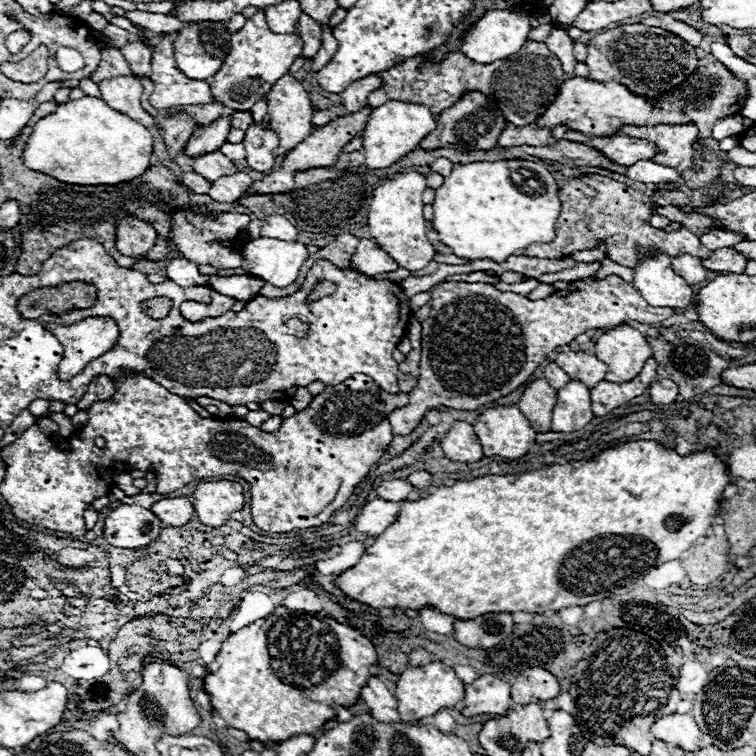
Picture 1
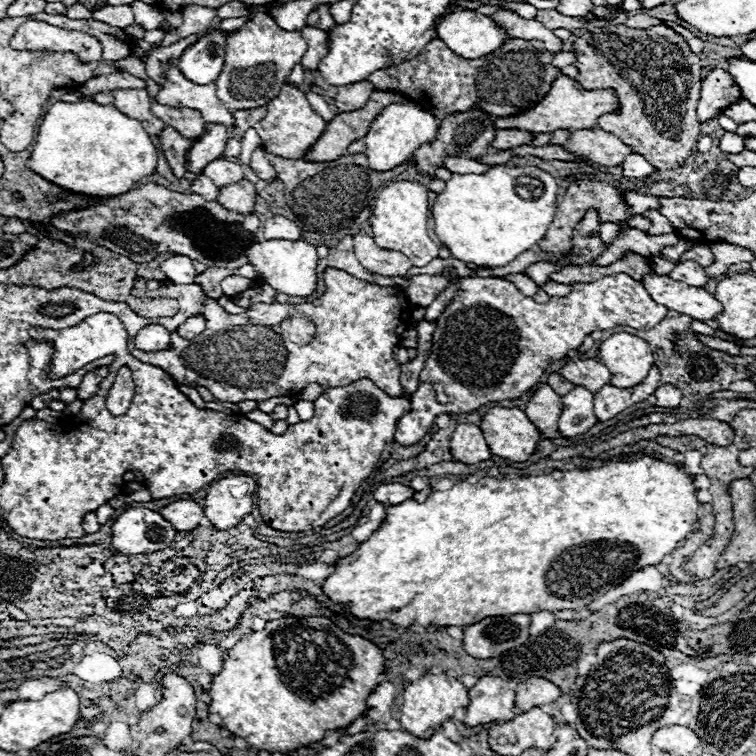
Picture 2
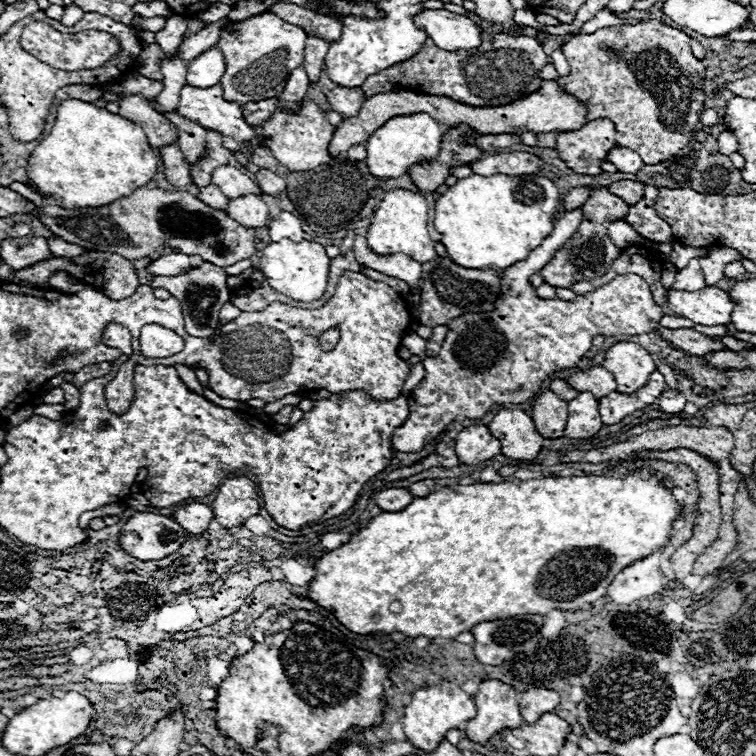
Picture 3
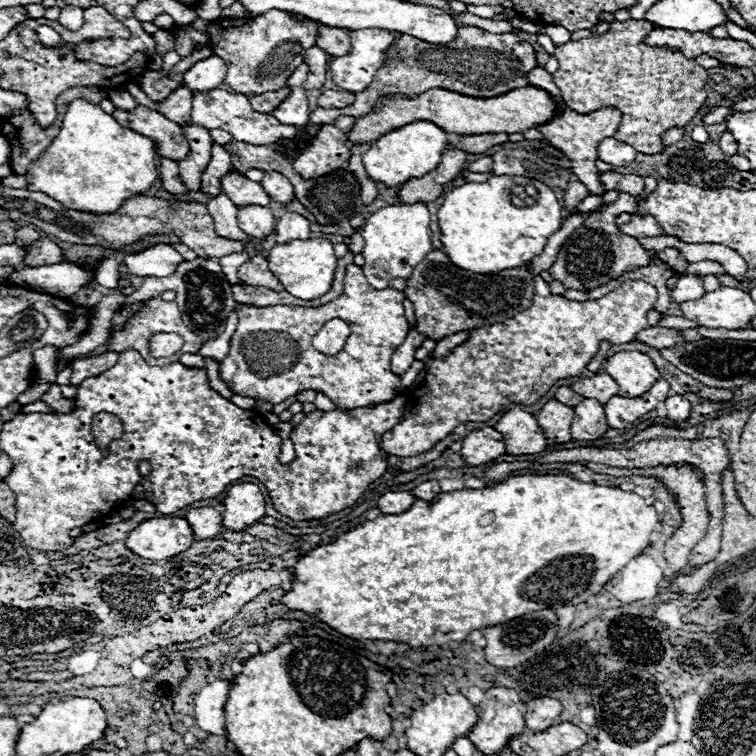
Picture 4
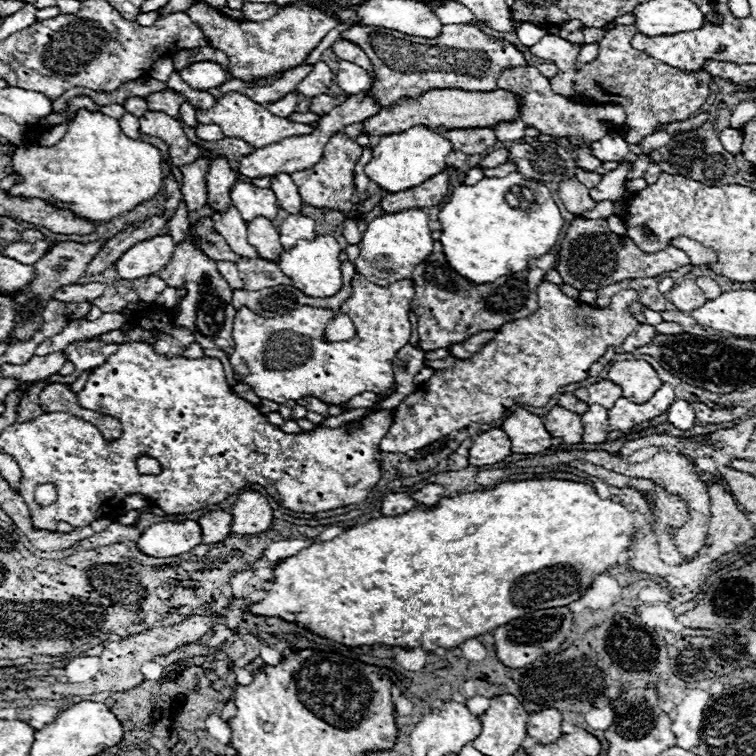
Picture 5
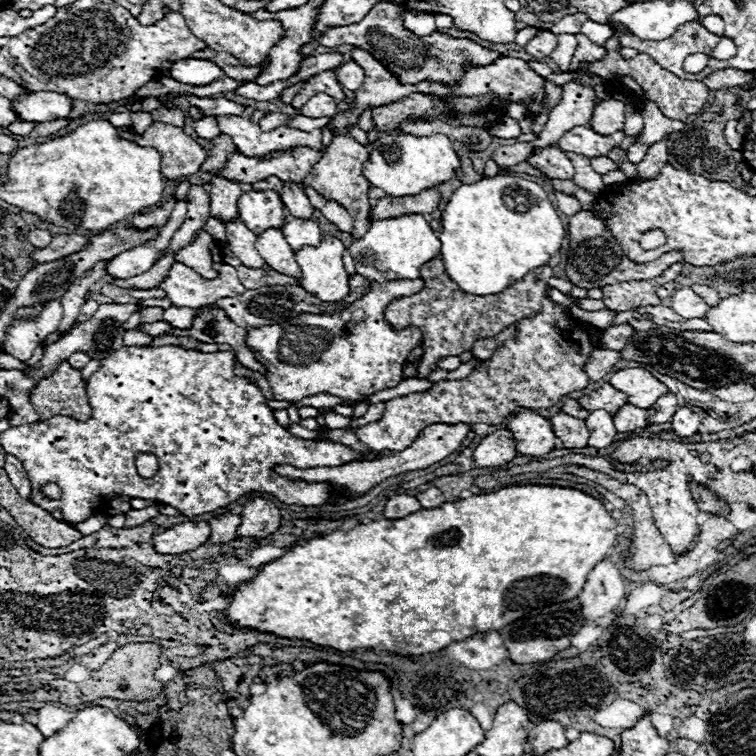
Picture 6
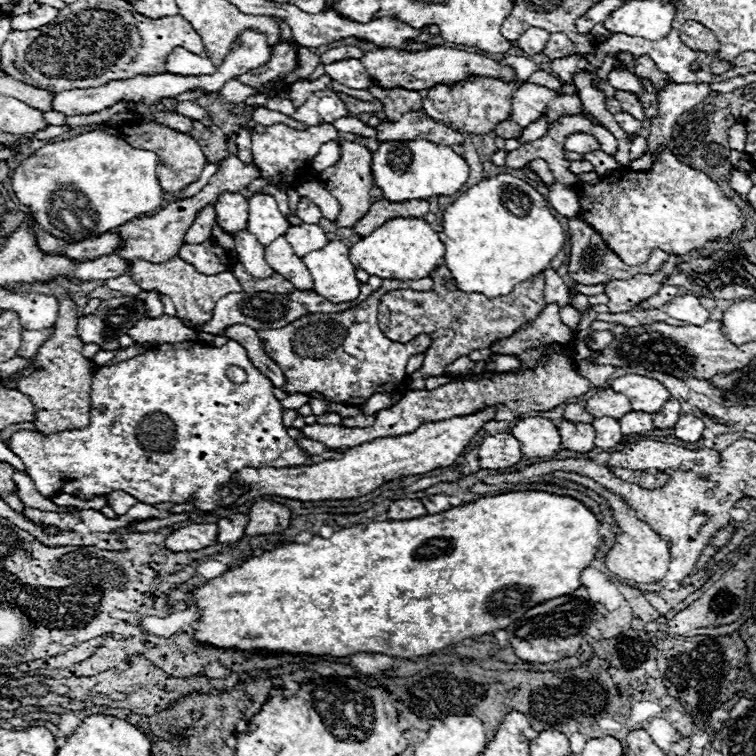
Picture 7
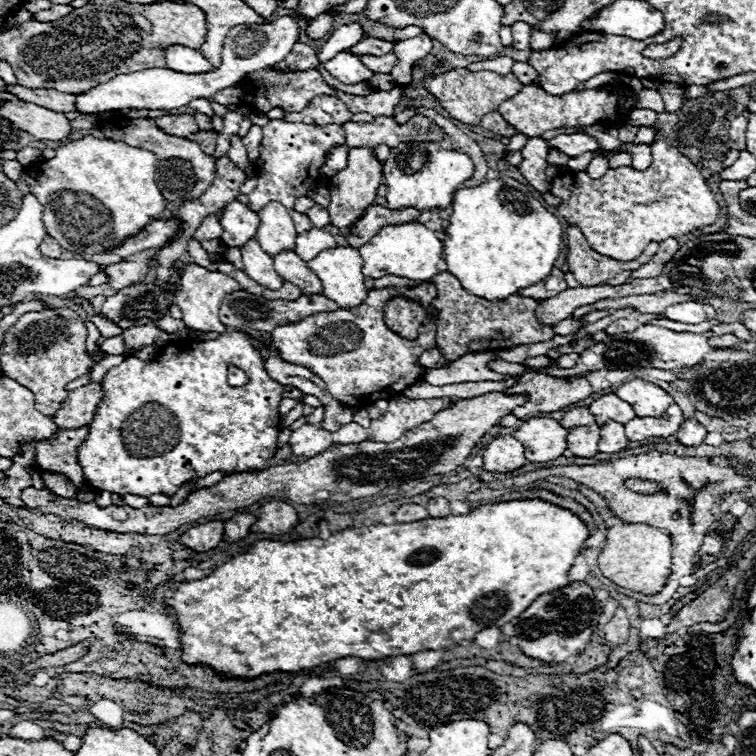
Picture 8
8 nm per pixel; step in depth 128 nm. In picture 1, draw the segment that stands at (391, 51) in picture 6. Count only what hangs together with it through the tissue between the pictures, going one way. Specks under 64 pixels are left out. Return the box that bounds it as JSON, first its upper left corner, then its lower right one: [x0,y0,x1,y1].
[368,40,564,124]

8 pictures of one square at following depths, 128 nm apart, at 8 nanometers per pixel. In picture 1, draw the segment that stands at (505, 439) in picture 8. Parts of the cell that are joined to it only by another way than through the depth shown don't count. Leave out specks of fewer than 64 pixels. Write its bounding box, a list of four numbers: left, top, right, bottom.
[440,420,484,462]

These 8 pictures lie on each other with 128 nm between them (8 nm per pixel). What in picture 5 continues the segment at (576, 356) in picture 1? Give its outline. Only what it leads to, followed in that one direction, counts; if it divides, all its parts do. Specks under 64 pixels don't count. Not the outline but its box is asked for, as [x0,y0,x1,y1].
[574,380,622,410]

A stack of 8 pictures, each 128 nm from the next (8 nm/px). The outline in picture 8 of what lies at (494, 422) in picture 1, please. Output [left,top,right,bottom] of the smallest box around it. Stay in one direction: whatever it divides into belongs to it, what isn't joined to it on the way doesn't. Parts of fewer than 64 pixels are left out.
[512,418,568,462]

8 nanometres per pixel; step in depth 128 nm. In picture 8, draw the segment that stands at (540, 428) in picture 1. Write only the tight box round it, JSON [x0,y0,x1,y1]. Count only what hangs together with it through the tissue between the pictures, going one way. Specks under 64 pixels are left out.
[566,424,600,458]

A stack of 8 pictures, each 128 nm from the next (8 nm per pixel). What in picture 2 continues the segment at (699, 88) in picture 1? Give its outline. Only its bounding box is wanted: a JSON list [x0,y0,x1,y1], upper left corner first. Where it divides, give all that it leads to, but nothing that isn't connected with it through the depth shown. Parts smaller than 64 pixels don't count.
[496,68,742,132]

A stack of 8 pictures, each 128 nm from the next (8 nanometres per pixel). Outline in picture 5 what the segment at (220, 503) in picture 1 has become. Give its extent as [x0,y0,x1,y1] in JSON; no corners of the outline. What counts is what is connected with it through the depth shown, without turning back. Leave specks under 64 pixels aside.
[232,490,272,534]

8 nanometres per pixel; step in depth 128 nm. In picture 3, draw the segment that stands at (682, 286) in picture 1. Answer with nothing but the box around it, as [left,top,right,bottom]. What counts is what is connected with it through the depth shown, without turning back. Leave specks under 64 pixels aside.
[668,288,732,326]

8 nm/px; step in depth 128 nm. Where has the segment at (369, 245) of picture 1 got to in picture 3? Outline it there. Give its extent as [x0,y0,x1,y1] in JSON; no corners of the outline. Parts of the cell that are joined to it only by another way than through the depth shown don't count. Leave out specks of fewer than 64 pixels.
[354,236,422,298]

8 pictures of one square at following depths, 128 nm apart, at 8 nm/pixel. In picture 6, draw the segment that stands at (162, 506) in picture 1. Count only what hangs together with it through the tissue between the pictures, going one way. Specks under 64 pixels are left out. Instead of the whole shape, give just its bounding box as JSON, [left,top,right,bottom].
[208,514,240,544]

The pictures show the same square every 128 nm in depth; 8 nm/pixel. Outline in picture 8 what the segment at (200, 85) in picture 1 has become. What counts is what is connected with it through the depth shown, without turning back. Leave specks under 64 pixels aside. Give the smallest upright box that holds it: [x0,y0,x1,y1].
[250,120,344,232]

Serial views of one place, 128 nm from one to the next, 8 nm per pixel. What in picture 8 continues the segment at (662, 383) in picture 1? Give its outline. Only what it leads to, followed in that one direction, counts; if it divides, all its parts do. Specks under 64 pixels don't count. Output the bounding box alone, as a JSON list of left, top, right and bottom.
[676,420,708,446]

